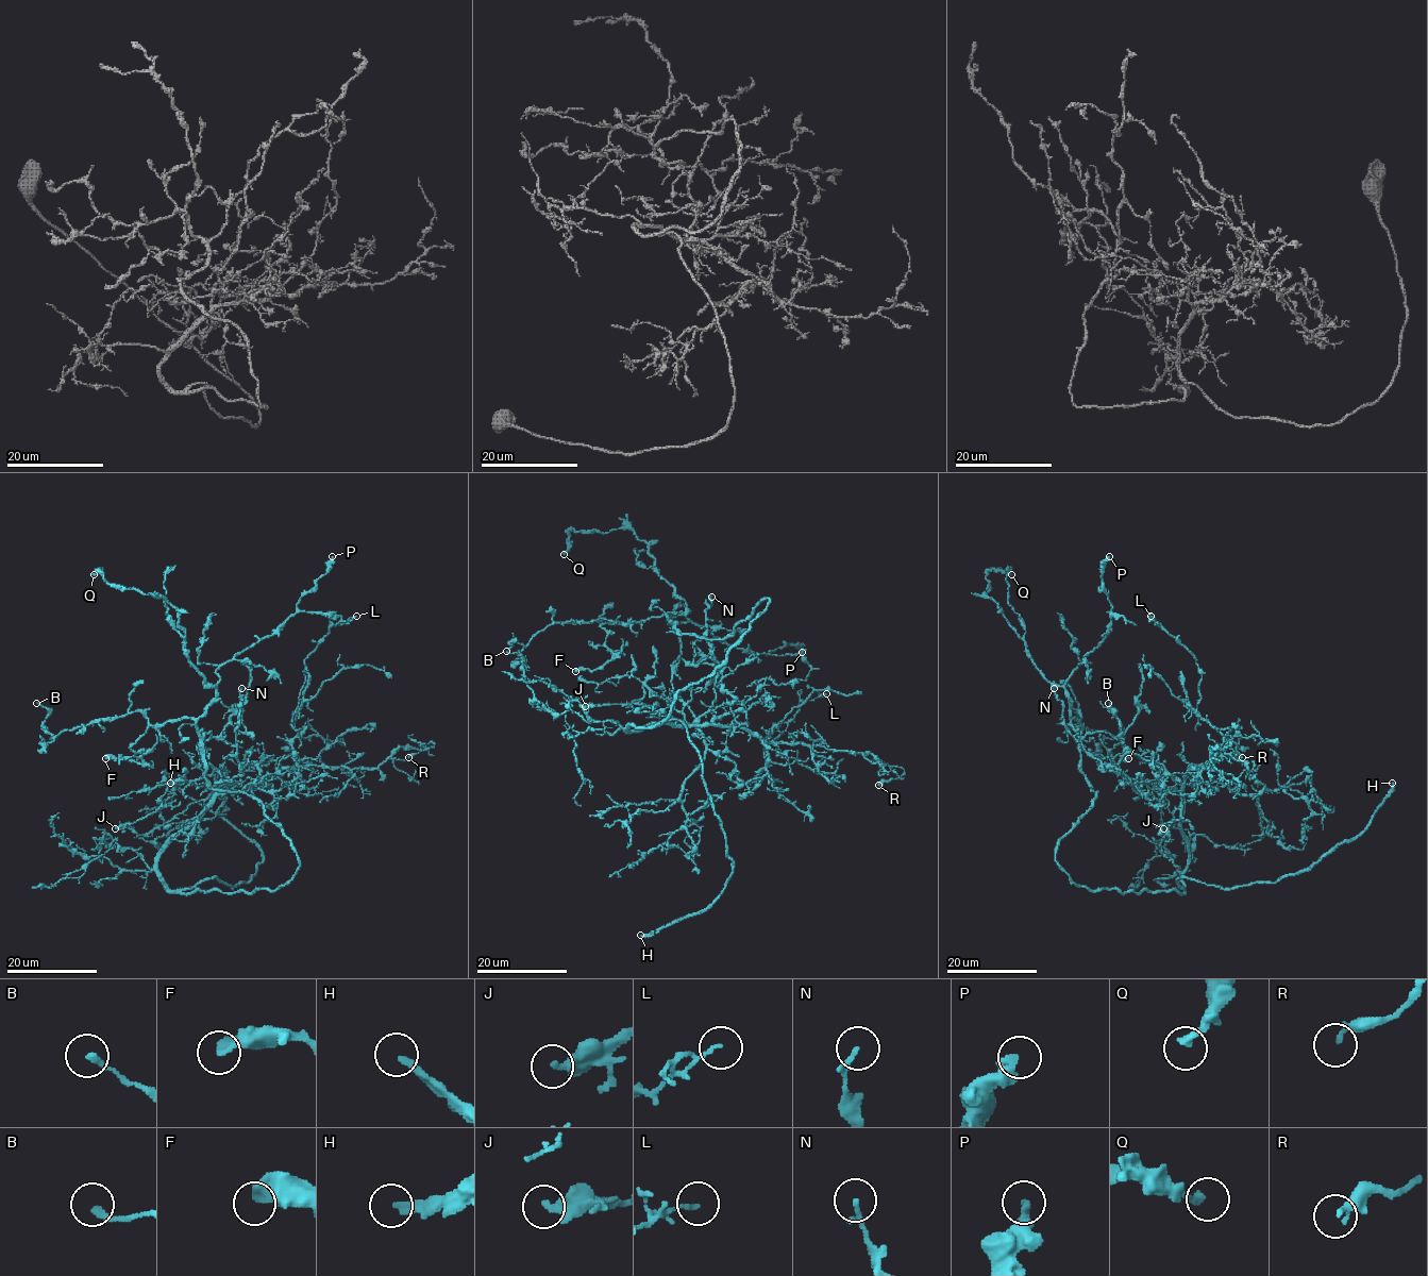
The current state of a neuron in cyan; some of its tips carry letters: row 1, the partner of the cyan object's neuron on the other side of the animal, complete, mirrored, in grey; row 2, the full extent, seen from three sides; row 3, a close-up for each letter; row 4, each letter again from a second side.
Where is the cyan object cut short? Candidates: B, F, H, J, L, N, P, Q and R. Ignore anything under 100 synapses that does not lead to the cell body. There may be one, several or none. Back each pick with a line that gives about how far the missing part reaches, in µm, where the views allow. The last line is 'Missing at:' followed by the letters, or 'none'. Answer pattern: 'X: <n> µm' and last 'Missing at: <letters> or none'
H: 45 µm
Missing at: H

